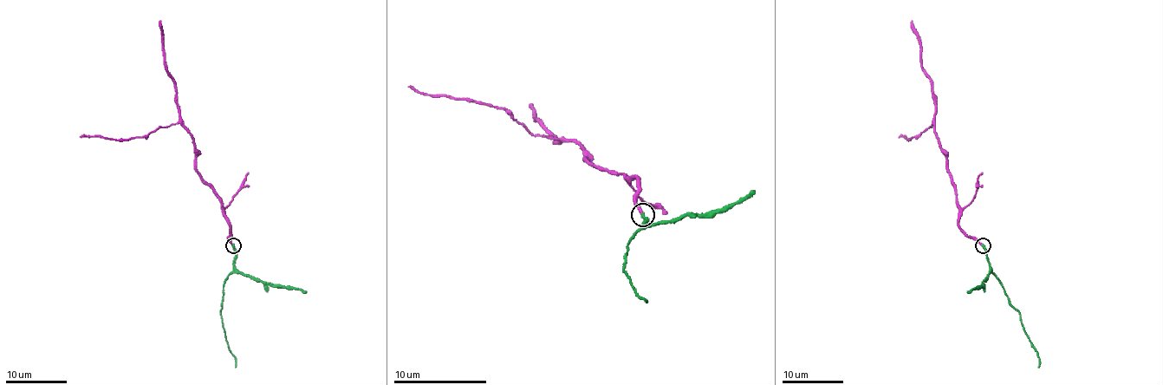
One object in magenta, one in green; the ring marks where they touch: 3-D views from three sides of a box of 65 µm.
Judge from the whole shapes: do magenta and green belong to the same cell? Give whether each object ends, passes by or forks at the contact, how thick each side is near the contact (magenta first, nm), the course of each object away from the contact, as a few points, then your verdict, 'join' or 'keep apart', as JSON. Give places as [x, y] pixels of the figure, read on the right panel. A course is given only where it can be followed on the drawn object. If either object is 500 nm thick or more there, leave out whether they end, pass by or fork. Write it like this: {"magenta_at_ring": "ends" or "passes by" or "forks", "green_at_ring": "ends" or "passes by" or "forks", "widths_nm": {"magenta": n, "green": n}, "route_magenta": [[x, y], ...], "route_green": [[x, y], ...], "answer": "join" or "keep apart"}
{"magenta_at_ring": "ends", "green_at_ring": "ends", "widths_nm": {"magenta": 200, "green": 300}, "route_magenta": [[984, 245], [959, 225], [954, 183], [947, 171], [945, 151], [933, 123], [910, 140], [899, 135]], "route_green": [[984, 245], [990, 270], [1000, 283], [1008, 302], [1018, 313], [1023, 331], [1036, 352], [1038, 368]], "answer": "join"}

